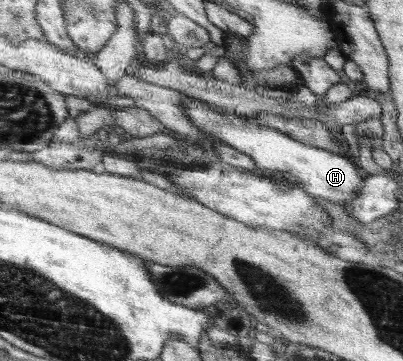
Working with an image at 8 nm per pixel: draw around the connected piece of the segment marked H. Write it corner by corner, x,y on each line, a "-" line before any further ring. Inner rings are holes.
201,100
185,101
183,108
187,116
193,120
193,124
199,126
210,140
219,140
251,156
255,161
257,171
279,170
282,173
288,172
295,175
297,182
310,195
343,206
351,199
355,199
363,187
365,174
348,155
305,145
286,133
269,126
259,125
253,120
245,121
237,116
228,117
218,108

